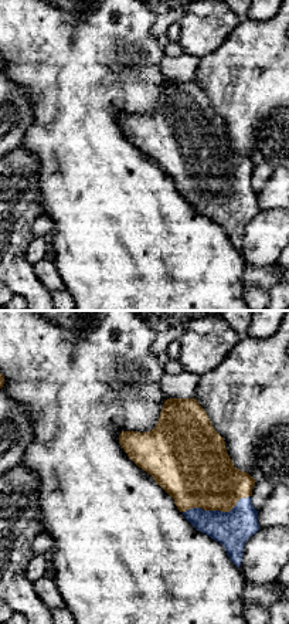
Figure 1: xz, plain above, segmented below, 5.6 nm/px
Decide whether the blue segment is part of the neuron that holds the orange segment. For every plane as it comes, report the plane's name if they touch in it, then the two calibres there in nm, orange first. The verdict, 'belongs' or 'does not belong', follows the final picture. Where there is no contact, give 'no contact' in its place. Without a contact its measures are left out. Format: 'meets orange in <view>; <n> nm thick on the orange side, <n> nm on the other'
meets orange in xz; 400 nm thick on the orange side, 200 nm on the other

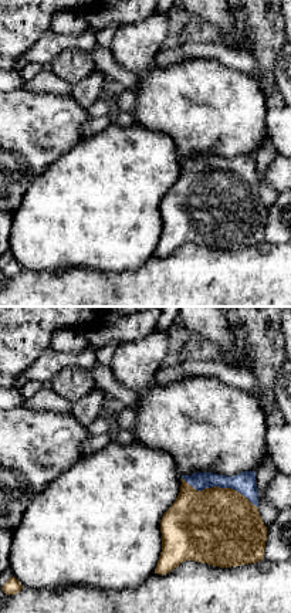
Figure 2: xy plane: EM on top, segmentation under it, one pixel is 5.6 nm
meets orange in xy; 440 nm thick on the orange side, 130 nm on the other

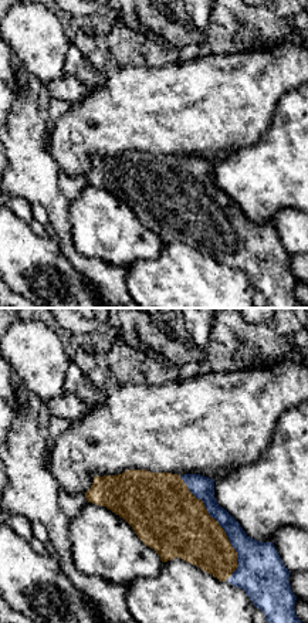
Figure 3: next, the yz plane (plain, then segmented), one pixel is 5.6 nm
meets orange in yz; 380 nm thick on the orange side, 190 nm on the other

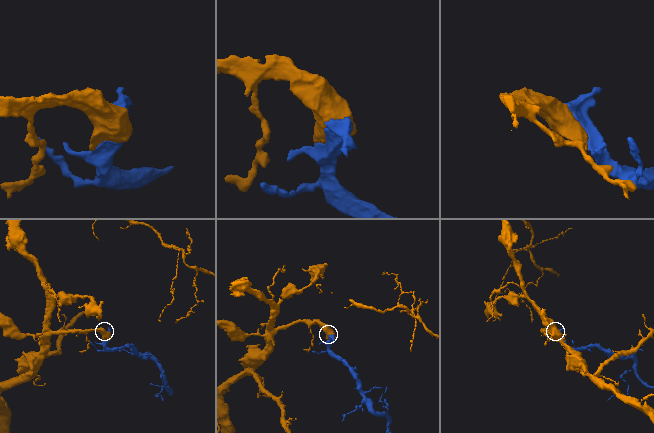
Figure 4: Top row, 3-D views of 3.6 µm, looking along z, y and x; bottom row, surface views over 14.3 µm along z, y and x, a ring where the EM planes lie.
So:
belongs

